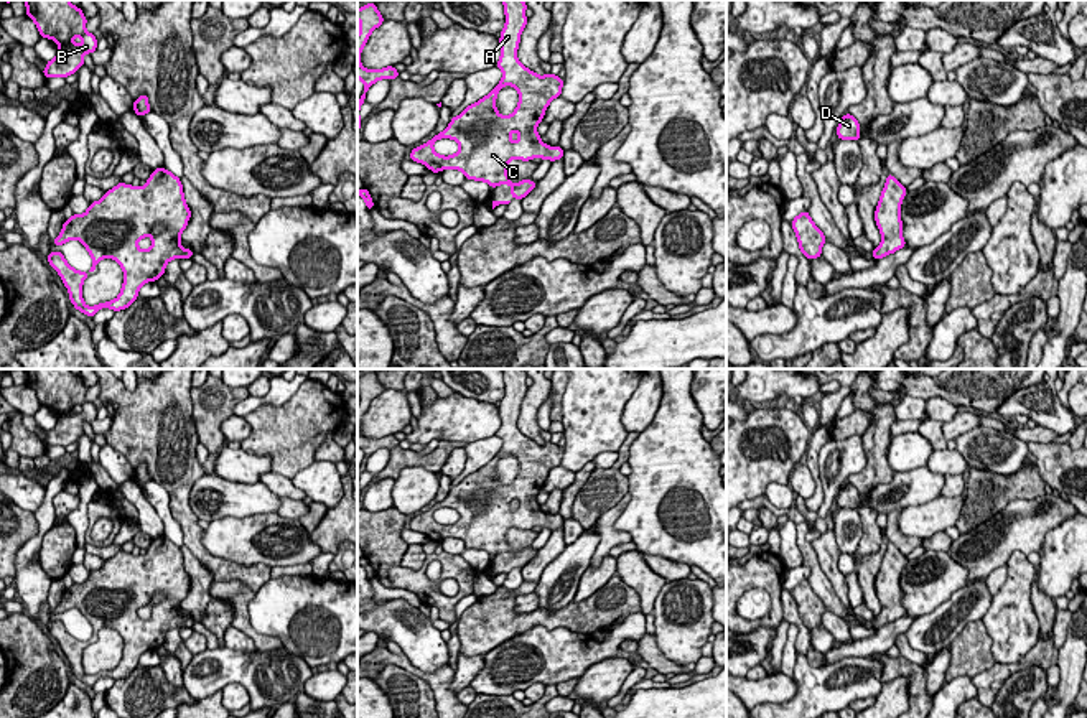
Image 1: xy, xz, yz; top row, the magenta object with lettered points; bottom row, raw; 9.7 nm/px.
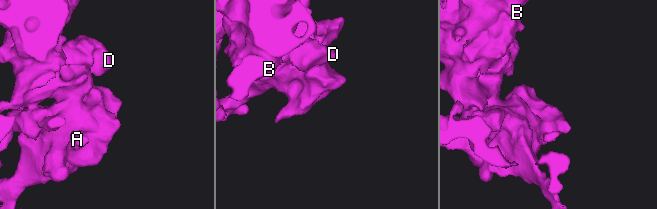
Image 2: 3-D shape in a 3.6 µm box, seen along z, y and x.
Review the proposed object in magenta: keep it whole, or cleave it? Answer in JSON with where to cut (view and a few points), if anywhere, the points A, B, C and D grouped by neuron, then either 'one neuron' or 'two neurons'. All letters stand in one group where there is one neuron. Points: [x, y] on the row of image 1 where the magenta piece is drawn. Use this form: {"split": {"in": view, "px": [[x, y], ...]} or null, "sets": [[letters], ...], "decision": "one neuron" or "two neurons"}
{"split": null, "sets": [["A", "B", "C", "D"]], "decision": "one neuron"}

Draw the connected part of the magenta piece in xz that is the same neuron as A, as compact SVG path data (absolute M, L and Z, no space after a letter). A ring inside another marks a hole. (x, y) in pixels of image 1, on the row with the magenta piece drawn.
M502 0L502 5L506 25L499 38L501 58L496 63L502 79L488 96L453 117L441 133L412 148L408 158L428 166L432 173L460 170L466 180L484 181L492 189L507 184L512 199L522 199L537 183L522 180L512 184L507 163L537 156L553 163L563 158L562 147L545 145L537 133L548 104L562 96L563 79L552 72L539 76L517 59L520 35L527 25L527 3ZM504 86L512 86L519 92L519 104L511 115L501 115L496 109L496 97ZM441 138L456 140L460 150L450 156L438 155L433 143Z

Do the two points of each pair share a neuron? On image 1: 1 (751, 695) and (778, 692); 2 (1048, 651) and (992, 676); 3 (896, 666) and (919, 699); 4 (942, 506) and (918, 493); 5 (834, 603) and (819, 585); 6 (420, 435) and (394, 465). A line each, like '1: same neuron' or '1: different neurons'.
1: same neuron
2: same neuron
3: same neuron
4: different neurons
5: same neuron
6: different neurons

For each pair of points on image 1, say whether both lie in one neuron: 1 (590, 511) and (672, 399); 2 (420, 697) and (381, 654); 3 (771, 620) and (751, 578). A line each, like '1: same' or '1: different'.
1: different
2: different
3: same

